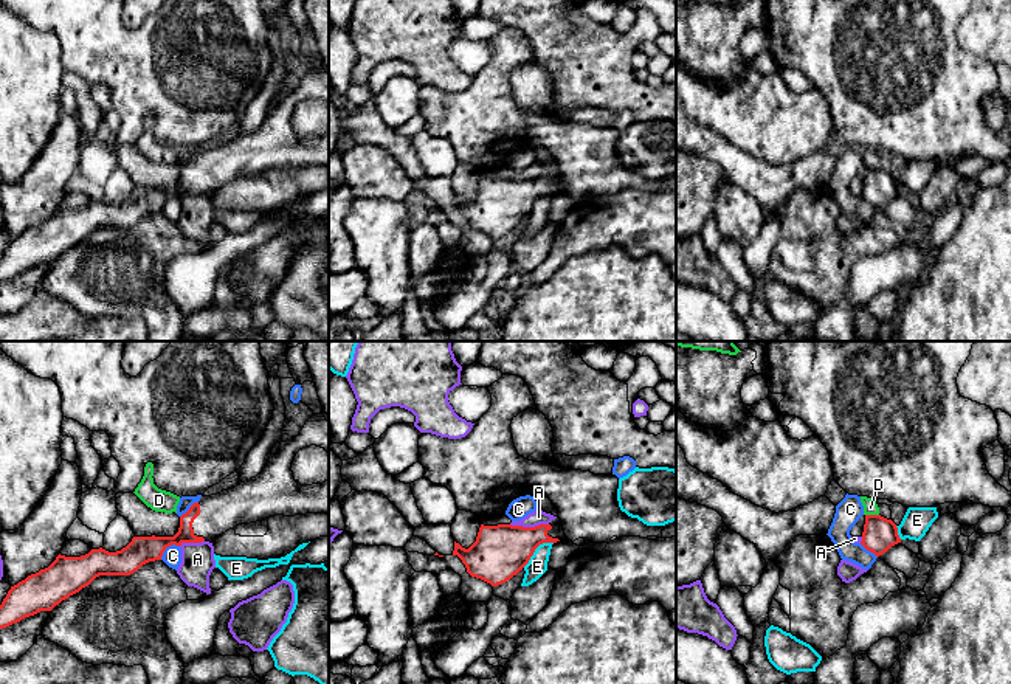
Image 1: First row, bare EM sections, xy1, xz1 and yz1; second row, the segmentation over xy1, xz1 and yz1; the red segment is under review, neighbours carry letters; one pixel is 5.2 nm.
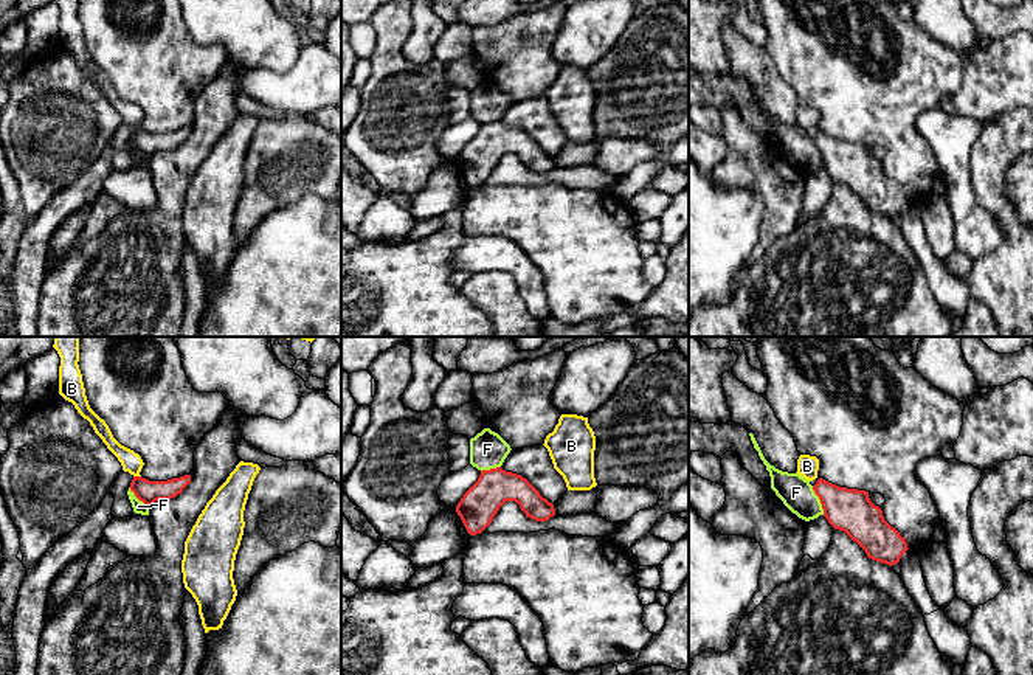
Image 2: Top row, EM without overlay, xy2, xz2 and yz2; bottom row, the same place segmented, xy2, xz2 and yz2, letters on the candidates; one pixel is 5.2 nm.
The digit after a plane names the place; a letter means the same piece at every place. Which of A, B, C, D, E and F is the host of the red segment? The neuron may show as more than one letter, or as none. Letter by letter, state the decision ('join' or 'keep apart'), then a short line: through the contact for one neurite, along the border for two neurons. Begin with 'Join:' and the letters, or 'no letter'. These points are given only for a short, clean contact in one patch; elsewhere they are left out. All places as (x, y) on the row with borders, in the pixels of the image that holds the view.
Join: no letter
A: keep apart; line xz1 (510, 523), (523, 526), (548, 525)
B: keep apart; line xy2 (134, 475), (140, 477)
C: keep apart
D: keep apart; line yz1 (866, 514), (878, 515)
E: keep apart; line xz1 (552, 542), (543, 542), (523, 566)
F: keep apart; line yz2 (811, 486), (824, 514)

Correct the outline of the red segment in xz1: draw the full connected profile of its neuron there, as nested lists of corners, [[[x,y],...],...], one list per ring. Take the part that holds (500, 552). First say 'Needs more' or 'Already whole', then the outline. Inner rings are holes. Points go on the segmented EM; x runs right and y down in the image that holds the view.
Needs more. [[[558,516],[535,527],[481,524],[468,549],[454,541],[453,555],[462,560],[471,577],[498,586],[516,575],[540,544],[557,541],[569,541]]]

